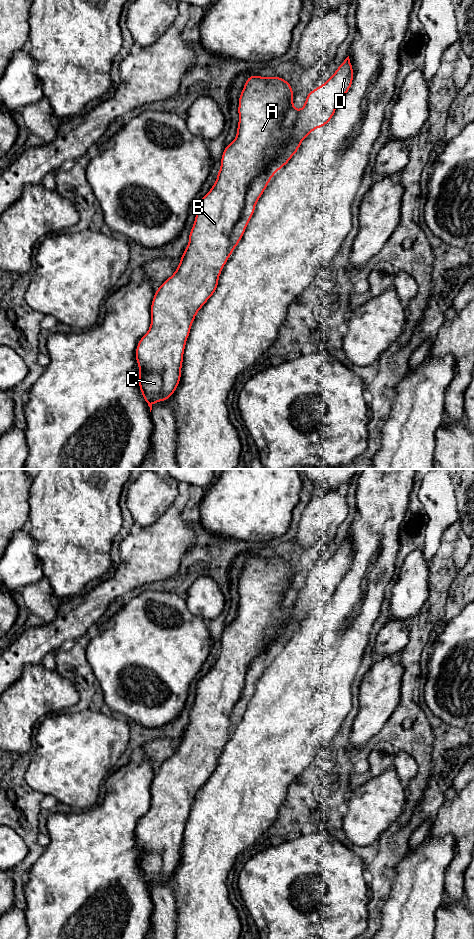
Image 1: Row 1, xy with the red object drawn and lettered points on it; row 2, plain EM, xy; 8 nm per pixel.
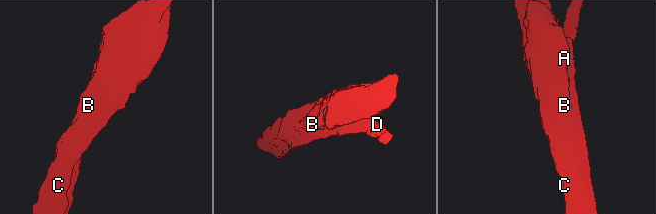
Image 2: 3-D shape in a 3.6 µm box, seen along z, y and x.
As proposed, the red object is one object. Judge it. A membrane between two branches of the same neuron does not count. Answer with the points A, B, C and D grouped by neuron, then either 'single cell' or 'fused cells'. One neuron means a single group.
A B C / D | fused cells

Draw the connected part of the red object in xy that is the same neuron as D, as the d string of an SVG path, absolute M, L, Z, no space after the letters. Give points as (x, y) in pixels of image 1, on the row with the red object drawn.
M349 56L335 73L321 86L306 95L302 109L296 111L295 119L287 130L287 137L279 144L274 163L268 164L247 188L245 205L239 221L230 236L229 254L239 244L260 199L273 175L285 166L299 150L301 142L315 129L325 126L333 117L337 106L353 83L353 66Z

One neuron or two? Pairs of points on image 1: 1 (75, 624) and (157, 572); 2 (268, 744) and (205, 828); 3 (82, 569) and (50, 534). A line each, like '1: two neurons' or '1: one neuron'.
1: one neuron
2: one neuron
3: one neuron

